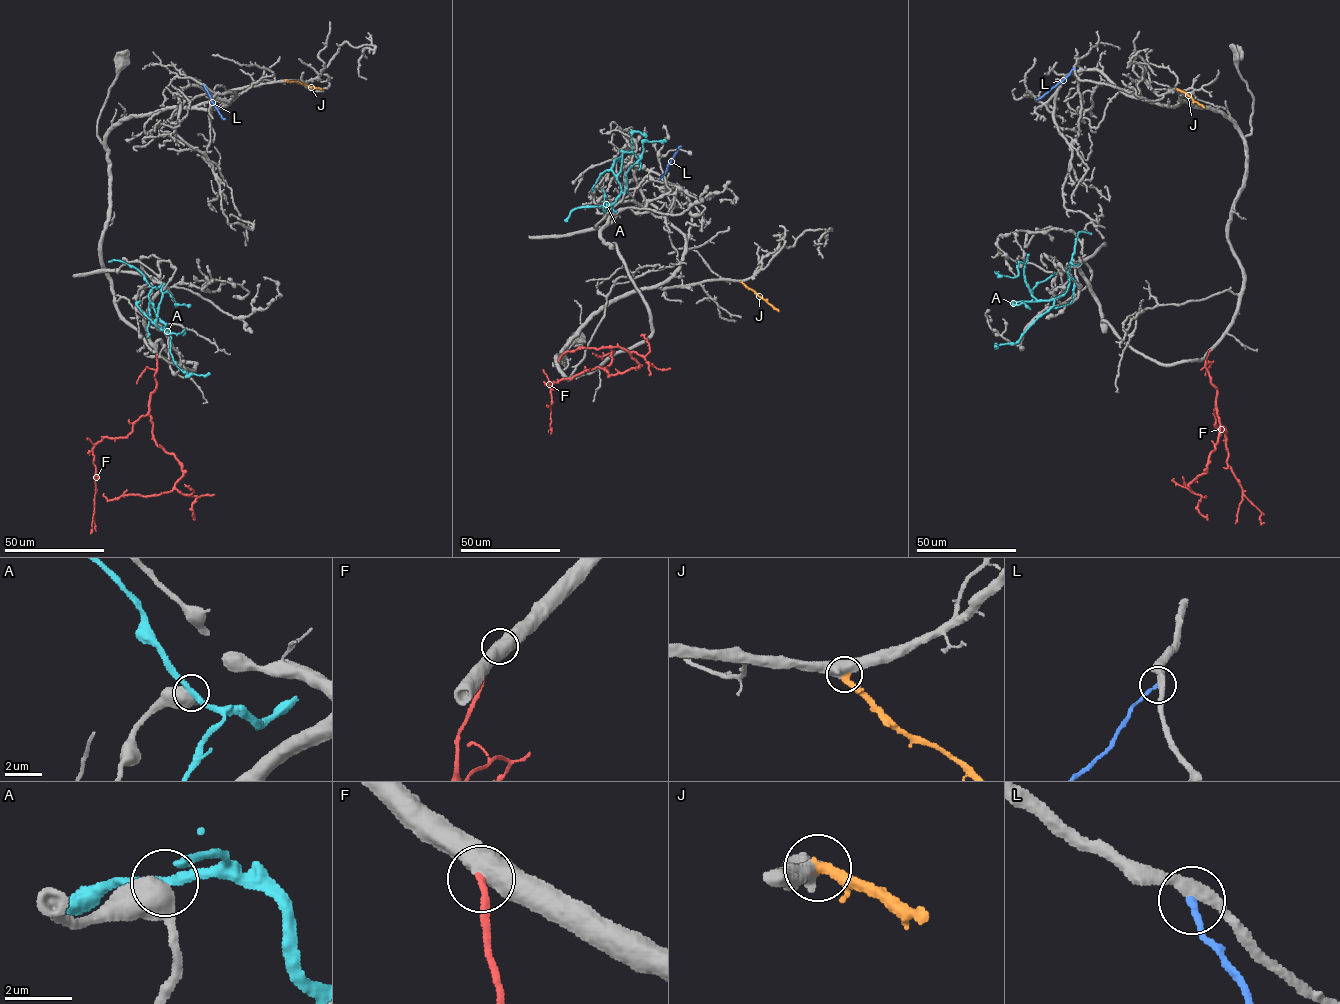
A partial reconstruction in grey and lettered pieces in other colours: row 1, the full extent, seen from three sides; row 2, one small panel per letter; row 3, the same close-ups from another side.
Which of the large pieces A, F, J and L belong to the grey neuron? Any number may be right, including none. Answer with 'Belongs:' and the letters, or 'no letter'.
Belongs: F, J

